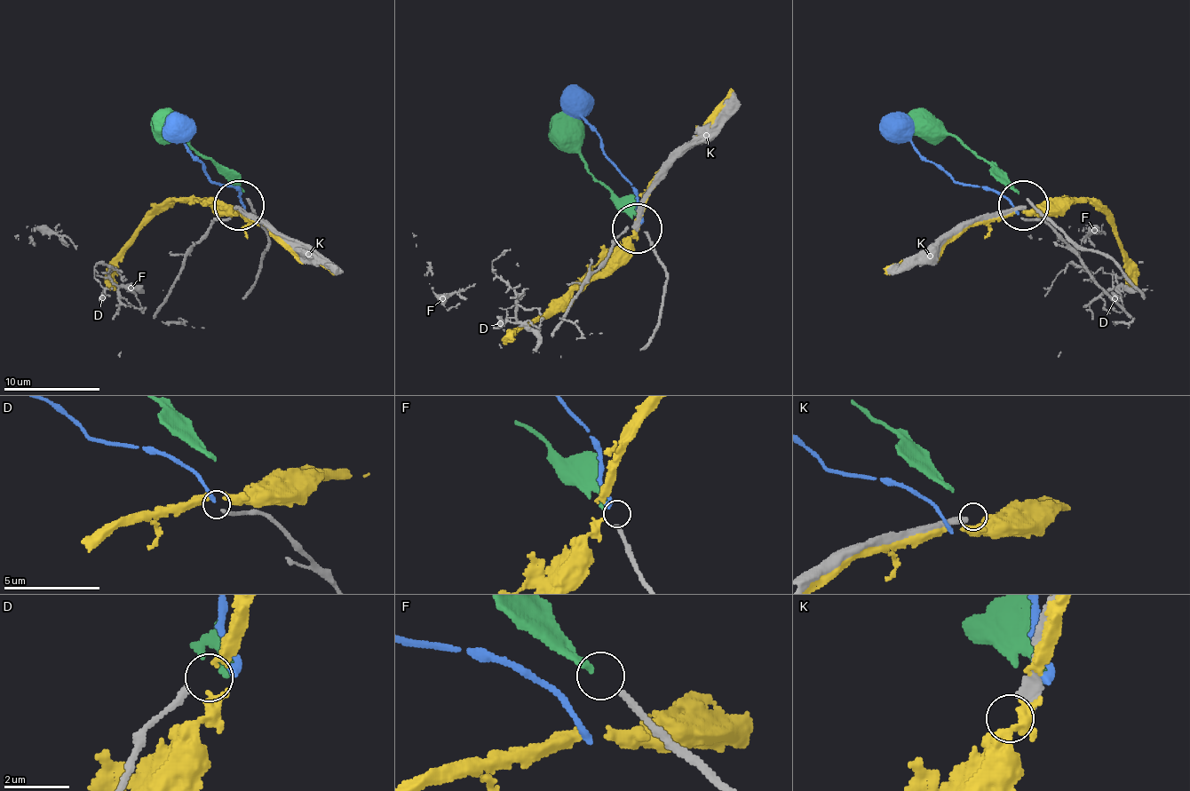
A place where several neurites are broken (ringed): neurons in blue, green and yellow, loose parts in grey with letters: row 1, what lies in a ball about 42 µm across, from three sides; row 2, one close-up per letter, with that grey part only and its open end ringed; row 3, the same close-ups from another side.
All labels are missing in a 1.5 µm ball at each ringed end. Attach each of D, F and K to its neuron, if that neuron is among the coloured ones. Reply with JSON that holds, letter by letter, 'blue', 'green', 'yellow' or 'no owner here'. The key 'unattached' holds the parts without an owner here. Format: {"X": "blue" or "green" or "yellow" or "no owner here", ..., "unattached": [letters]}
{"D": "blue", "F": "green", "K": "no owner here", "unattached": ["K"]}

